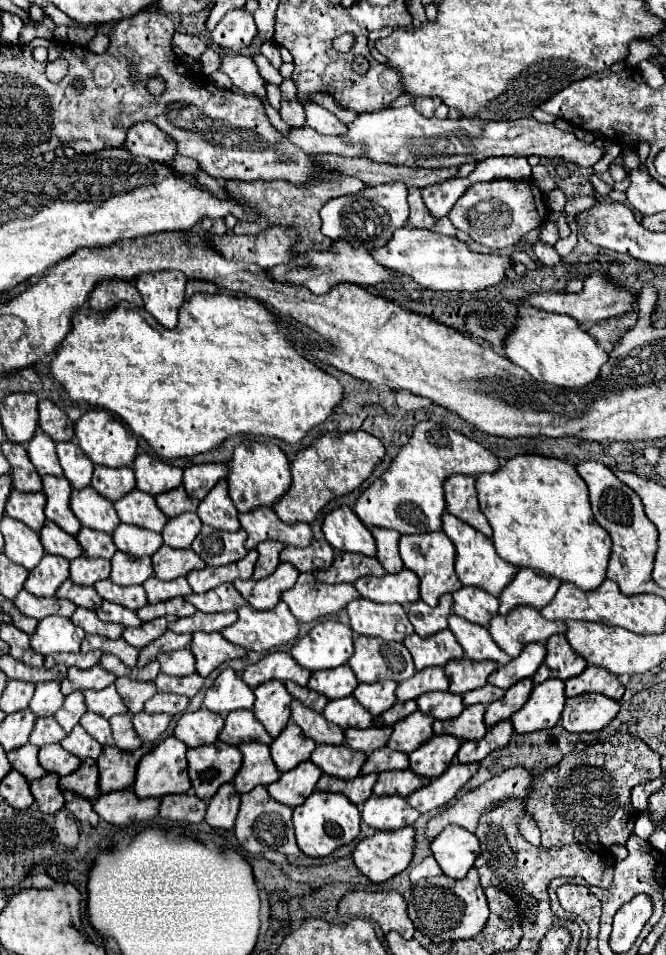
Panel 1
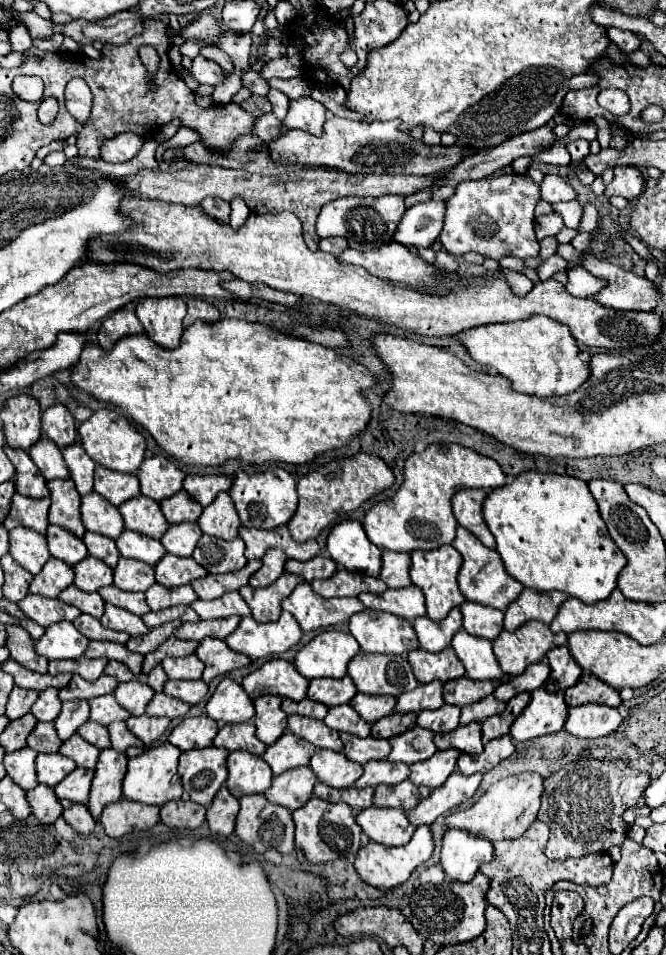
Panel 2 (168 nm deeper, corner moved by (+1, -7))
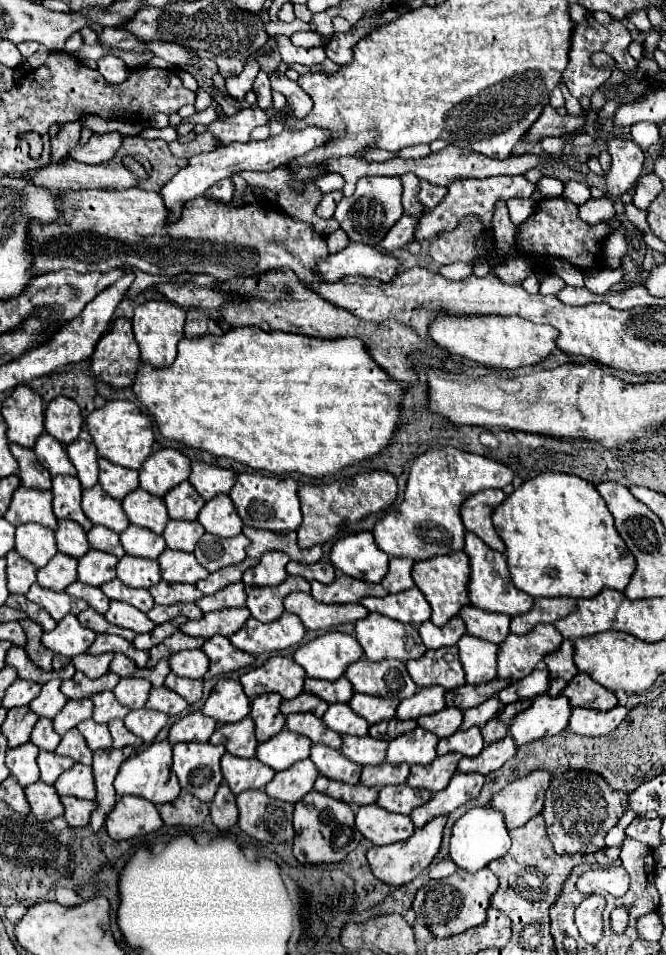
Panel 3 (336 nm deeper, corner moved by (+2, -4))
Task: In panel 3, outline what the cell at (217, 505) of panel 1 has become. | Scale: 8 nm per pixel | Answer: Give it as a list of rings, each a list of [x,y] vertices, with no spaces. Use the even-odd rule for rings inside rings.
[[[224,493],[216,495],[202,507],[198,521],[208,533],[216,537],[236,537],[244,527],[232,499]]]

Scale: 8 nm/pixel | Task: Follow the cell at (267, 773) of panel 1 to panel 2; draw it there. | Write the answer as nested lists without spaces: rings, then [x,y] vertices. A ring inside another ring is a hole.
[[[231,752],[227,758],[227,788],[235,798],[245,794],[265,792],[271,786],[273,774],[269,764],[251,752]]]

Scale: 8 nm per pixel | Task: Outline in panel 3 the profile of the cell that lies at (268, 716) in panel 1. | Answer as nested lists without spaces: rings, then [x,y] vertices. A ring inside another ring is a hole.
[[[274,693],[260,695],[252,701],[250,715],[256,723],[256,739],[260,743],[268,741],[270,737],[274,737],[276,733],[282,731],[286,717],[280,713],[280,703],[282,703],[282,697],[274,695]]]

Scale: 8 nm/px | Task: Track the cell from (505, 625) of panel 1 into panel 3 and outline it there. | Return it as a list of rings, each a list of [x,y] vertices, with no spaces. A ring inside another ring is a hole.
[[[538,623],[526,635],[510,633],[498,649],[498,677],[522,679],[534,671],[536,663],[562,643],[562,633],[550,623]]]

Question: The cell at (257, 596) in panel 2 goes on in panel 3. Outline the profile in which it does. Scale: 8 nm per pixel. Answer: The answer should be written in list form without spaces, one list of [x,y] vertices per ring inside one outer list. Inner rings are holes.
[[[288,575],[278,587],[246,587],[246,607],[250,609],[252,617],[262,623],[276,621],[284,611],[282,599],[292,591],[310,591],[310,585],[302,577]]]

